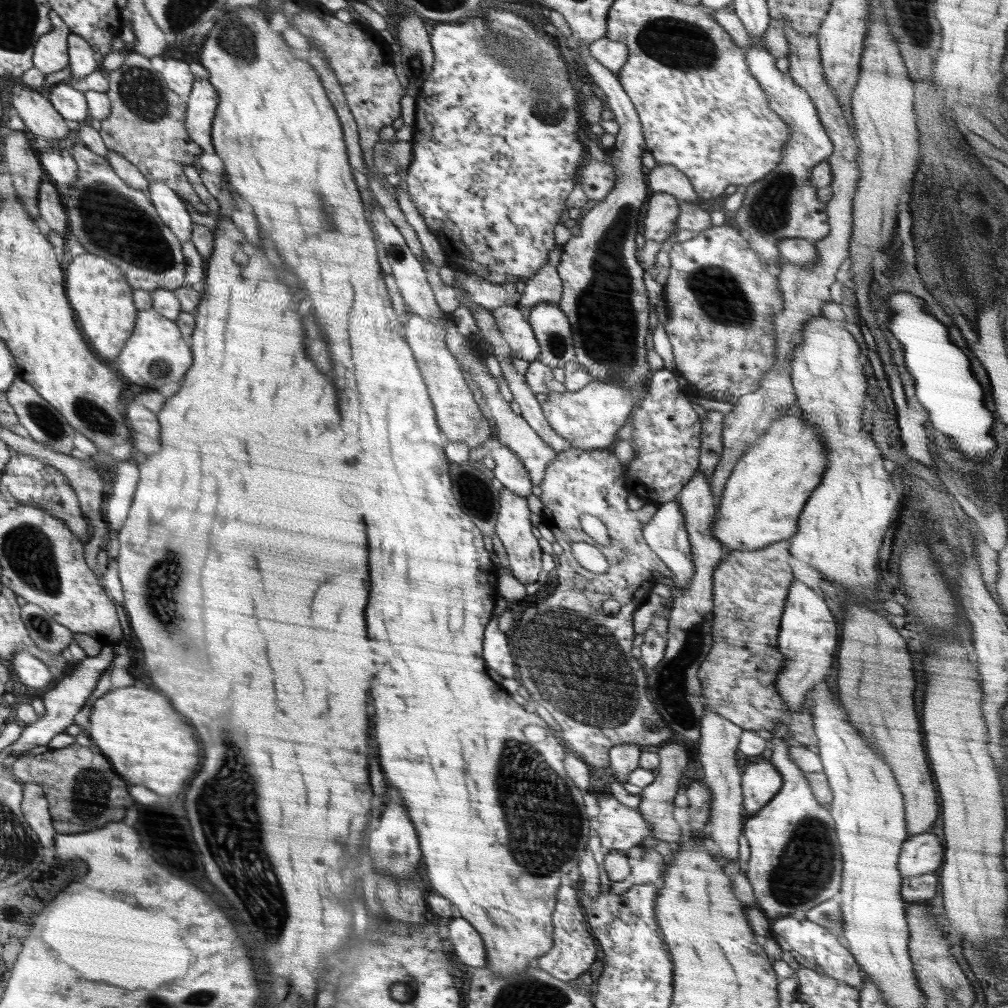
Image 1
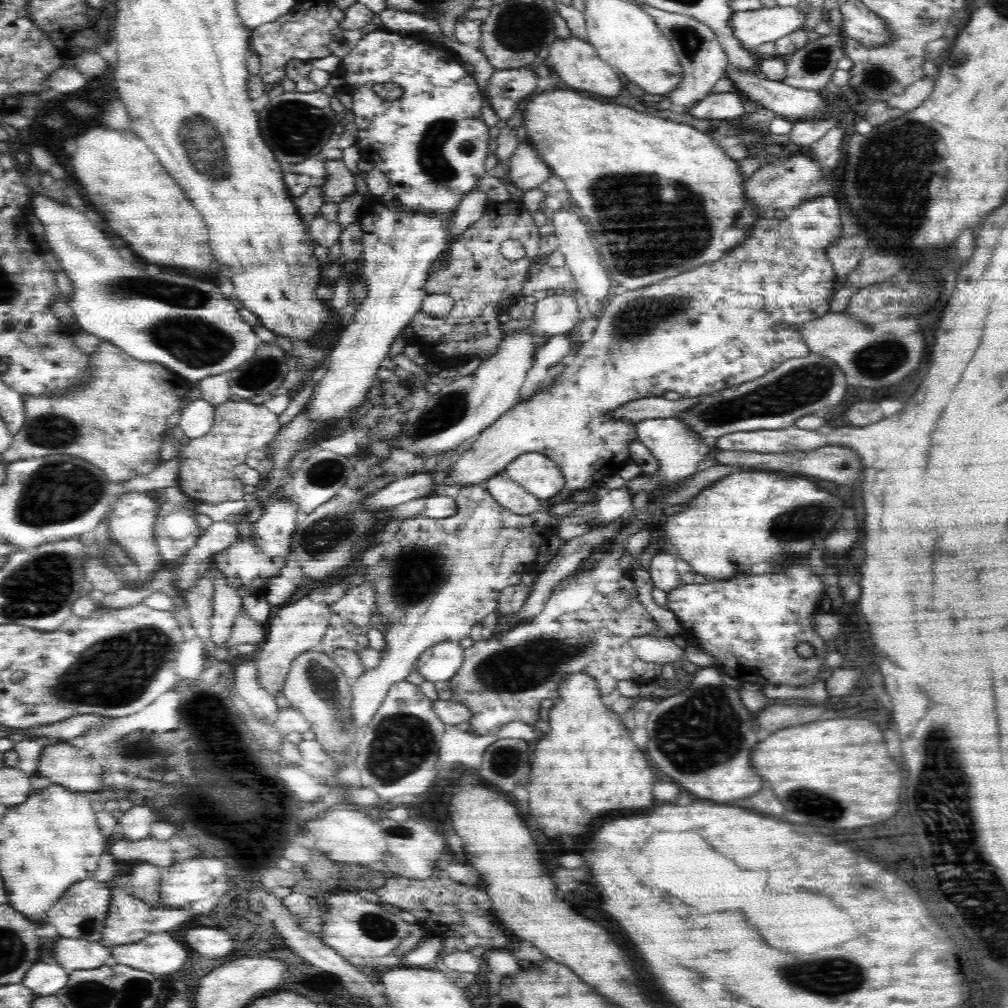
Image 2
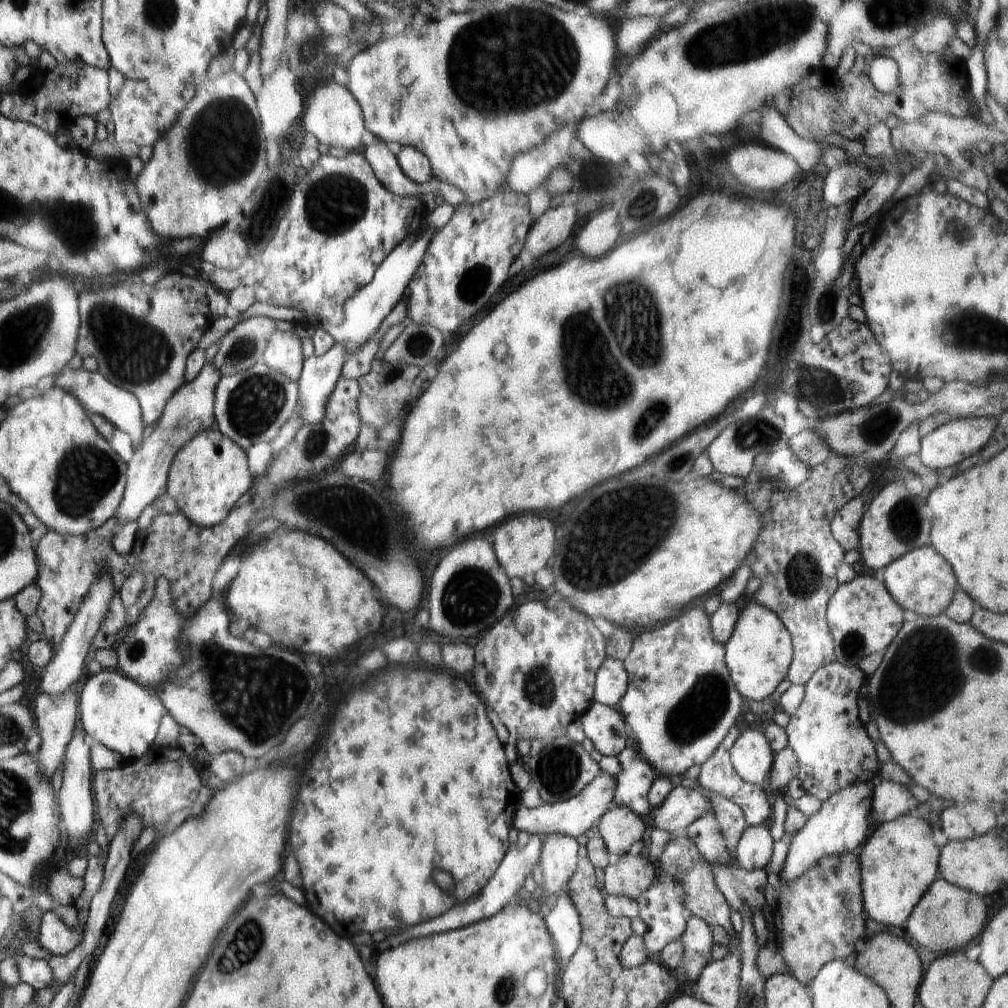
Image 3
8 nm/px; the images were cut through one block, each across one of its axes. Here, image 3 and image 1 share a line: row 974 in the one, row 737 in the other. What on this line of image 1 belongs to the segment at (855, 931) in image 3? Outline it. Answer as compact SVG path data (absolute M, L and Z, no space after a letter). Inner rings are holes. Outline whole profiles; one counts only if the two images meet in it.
M790 539L756 550L731 551L730 554L725 554L724 560L714 569L713 613L715 619L711 632L713 643L706 658L701 662L697 675L702 683L701 695L706 709L718 713L747 731L763 729L771 731L776 723L784 723L794 740L806 747L818 746L811 715L811 702L814 701L811 700L811 691L806 695L803 708L796 712L786 706L775 687L775 678L780 669L783 670L785 661L777 649L777 638L786 597L795 579L790 569L792 556L789 548Z

